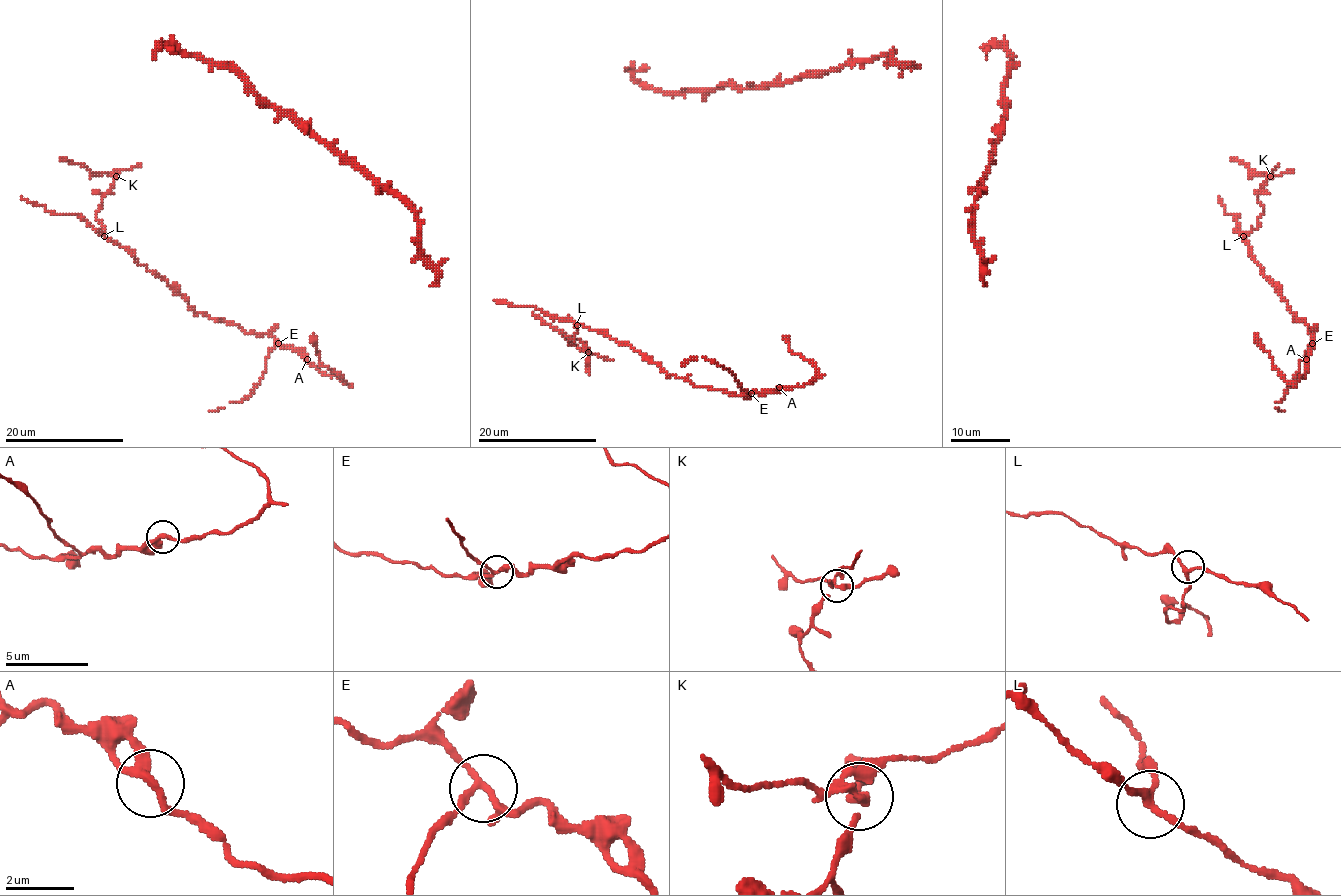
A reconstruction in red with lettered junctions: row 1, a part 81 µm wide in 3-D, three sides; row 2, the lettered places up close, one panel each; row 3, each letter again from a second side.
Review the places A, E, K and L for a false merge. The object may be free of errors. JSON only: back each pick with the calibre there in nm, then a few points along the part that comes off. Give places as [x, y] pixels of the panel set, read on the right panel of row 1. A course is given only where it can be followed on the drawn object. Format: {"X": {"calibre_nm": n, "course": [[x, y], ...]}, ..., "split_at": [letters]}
{"K": {"calibre_nm": 200, "course": [[1270, 176], [1257, 175], [1243, 163], [1231, 158]]}, "split_at": ["K"]}

